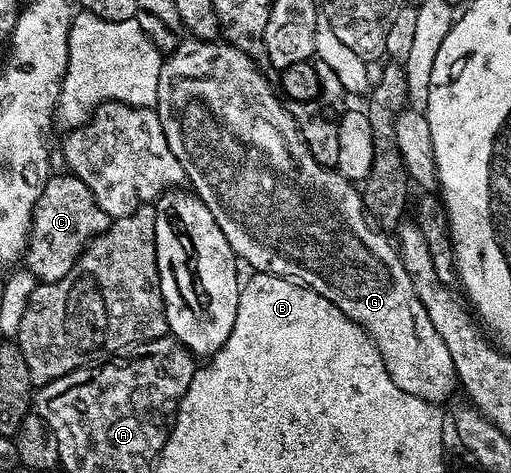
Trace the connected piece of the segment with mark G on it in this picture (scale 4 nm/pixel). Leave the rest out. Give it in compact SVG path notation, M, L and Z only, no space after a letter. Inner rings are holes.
M191 37L185 38L184 40L177 42L176 47L167 52L166 58L160 64L160 76L158 77L158 97L156 98L156 105L154 110L158 113L158 117L162 121L162 133L166 133L166 141L170 145L170 153L174 153L174 157L178 157L178 161L182 165L184 170L184 178L190 184L191 190L198 196L201 201L206 205L206 209L210 209L210 213L214 213L214 221L218 221L218 229L222 229L222 233L226 233L226 241L230 241L230 245L234 249L237 260L246 262L252 266L251 270L253 272L262 274L262 275L277 275L283 279L292 279L295 283L300 283L304 287L309 287L314 289L314 293L318 293L322 297L326 297L326 301L330 301L334 305L338 305L338 309L342 309L342 313L346 313L346 317L350 317L350 321L357 323L364 332L366 332L370 338L374 341L374 345L378 349L378 353L382 357L382 361L386 365L386 373L390 373L390 381L394 381L394 385L398 385L398 389L402 389L406 393L410 393L414 397L422 397L428 403L434 403L437 405L443 404L443 399L451 393L452 390L457 390L458 382L456 371L453 361L451 361L450 352L446 349L446 344L442 341L442 336L434 329L433 323L430 322L430 317L426 313L425 307L422 305L422 301L418 301L418 293L414 293L414 285L410 285L410 273L406 273L406 269L402 265L400 260L400 252L394 246L393 240L392 243L387 239L385 232L381 230L379 226L370 218L368 210L364 207L364 196L362 194L361 188L357 184L351 183L346 177L342 177L339 171L331 167L323 167L311 156L310 149L307 147L306 141L300 135L299 125L295 116L288 111L285 100L281 98L278 94L277 88L272 87L268 84L268 79L259 71L257 60L251 59L246 53L242 53L233 47L231 43L227 41L217 41L214 39L193 39Z

